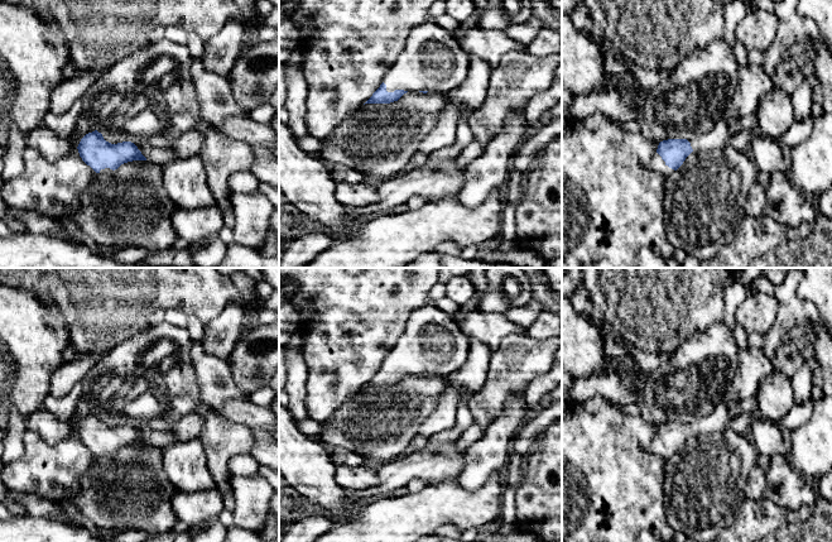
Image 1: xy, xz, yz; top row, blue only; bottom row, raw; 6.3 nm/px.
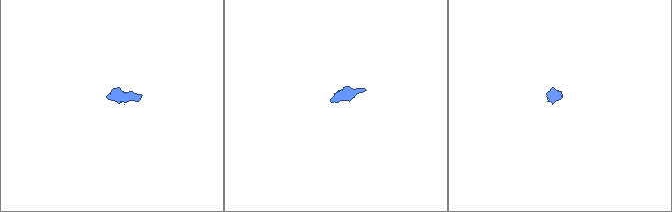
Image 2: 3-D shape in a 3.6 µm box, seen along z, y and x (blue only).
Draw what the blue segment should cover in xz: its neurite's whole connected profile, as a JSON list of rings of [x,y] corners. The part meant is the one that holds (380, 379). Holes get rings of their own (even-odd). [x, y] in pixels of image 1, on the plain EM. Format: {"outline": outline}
{"outline": [[[429,302],[412,312],[403,336],[391,349],[380,370],[365,387],[390,387],[407,375],[451,375],[466,364],[468,351],[470,337],[461,331],[455,315]]]}

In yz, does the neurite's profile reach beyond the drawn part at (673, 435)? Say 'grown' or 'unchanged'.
grown

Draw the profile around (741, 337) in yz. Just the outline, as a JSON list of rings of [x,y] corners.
[[[736,325],[734,327],[734,336],[736,345],[739,349],[745,349],[749,345],[749,334],[745,331],[745,328],[740,325]]]

